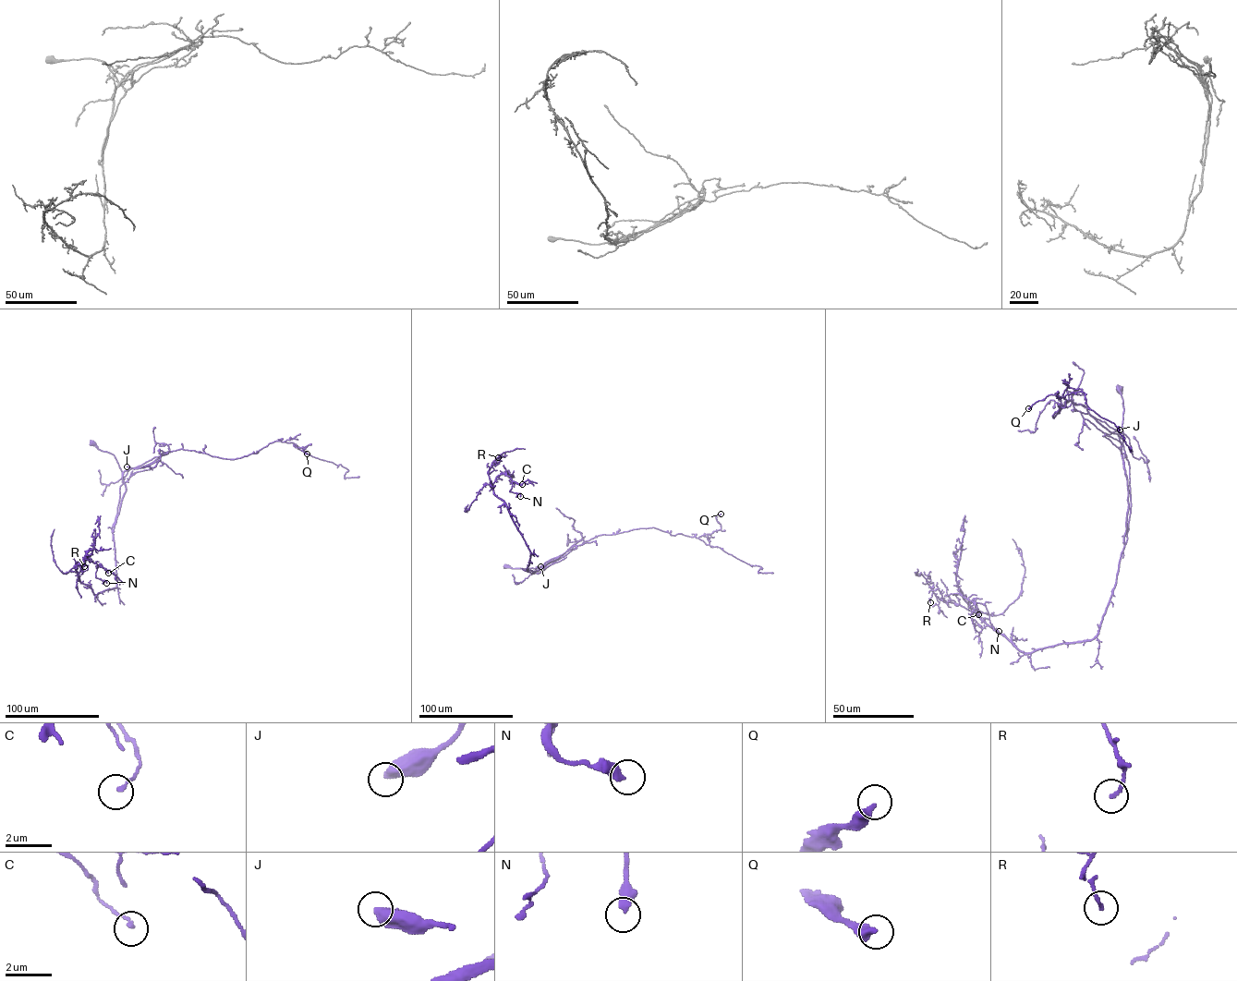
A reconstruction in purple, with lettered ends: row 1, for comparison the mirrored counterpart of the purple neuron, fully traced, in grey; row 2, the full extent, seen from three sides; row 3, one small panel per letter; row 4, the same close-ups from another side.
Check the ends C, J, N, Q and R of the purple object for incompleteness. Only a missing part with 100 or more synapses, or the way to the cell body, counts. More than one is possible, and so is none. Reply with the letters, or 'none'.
none

